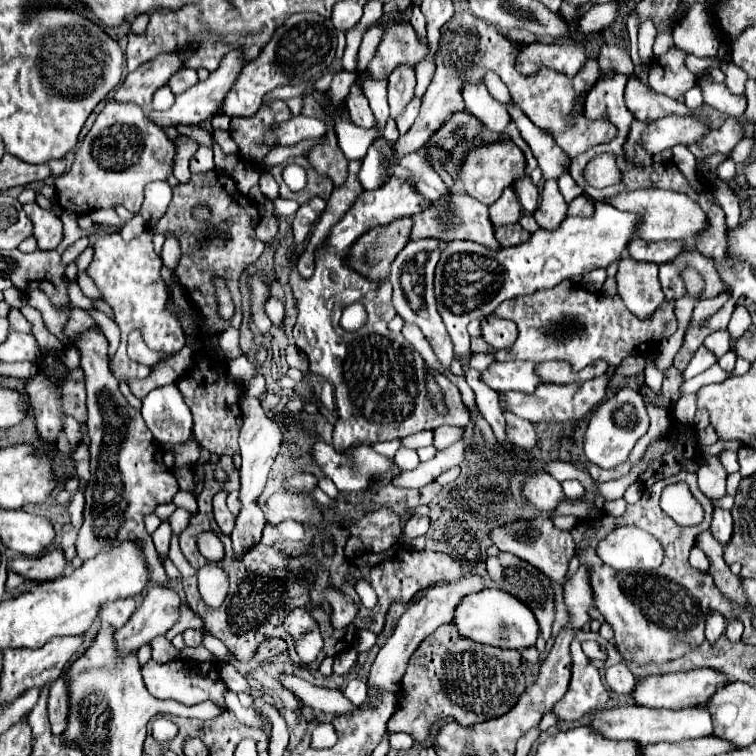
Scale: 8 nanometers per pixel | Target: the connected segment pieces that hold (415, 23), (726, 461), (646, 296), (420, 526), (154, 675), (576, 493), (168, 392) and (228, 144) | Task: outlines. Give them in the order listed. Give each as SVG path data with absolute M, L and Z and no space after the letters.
M418 4L413 5L410 23L416 29L418 37L426 38L426 20Z
M722 451L722 453L718 453L718 459L720 459L722 467L724 467L728 473L738 471L738 461L736 461L736 453L734 453L734 451Z
M622 257L616 281L618 281L618 295L638 319L650 317L656 311L656 307L664 301L656 263Z
M412 515L412 517L406 521L404 535L408 535L410 539L422 537L422 535L426 535L426 531L428 531L428 523L430 523L430 519L428 519L426 515Z
M174 659L172 663L168 665L160 665L156 661L148 661L142 669L142 675L144 675L144 683L148 687L148 691L158 697L158 699L176 699L184 705L196 705L196 703L202 703L202 701L216 701L224 707L224 699L222 699L222 693L226 691L226 685L224 681L220 679L218 675L218 669L214 665L194 665L190 661L184 661L184 659Z
M570 479L570 481L562 481L562 487L564 487L564 493L568 497L580 497L584 493L584 487L580 485L580 481L576 479Z
M174 383L158 387L144 397L142 417L160 445L186 443L192 435L190 409Z
M216 129L213 131L213 137L226 154L235 154L238 151L236 143L230 136L229 131Z

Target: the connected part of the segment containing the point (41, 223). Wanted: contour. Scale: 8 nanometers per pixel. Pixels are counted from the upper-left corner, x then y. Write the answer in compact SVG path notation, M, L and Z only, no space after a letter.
M36 203L24 205L24 211L34 223L34 237L36 237L38 249L43 251L56 249L64 237L64 225L60 217L52 211L42 209Z

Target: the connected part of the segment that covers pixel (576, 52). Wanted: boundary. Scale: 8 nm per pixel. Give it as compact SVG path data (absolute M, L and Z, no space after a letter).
M576 41L574 45L530 43L518 55L518 71L522 75L534 75L538 69L550 67L560 73L574 75L586 61L584 45L586 41Z

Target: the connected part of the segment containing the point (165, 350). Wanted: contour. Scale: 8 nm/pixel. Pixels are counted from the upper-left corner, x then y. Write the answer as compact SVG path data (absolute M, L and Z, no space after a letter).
M146 229L132 241L124 241L118 231L100 231L92 247L94 247L94 259L86 269L86 273L98 287L102 299L112 307L114 321L122 331L122 343L110 361L110 371L118 381L126 381L126 383L134 379L146 379L154 367L140 365L126 355L126 337L130 331L138 329L142 333L144 343L150 349L160 351L164 355L160 361L170 359L184 347L184 339L180 335L180 321L168 309L168 289L160 275L162 261L160 255L154 251L152 233L148 233Z

